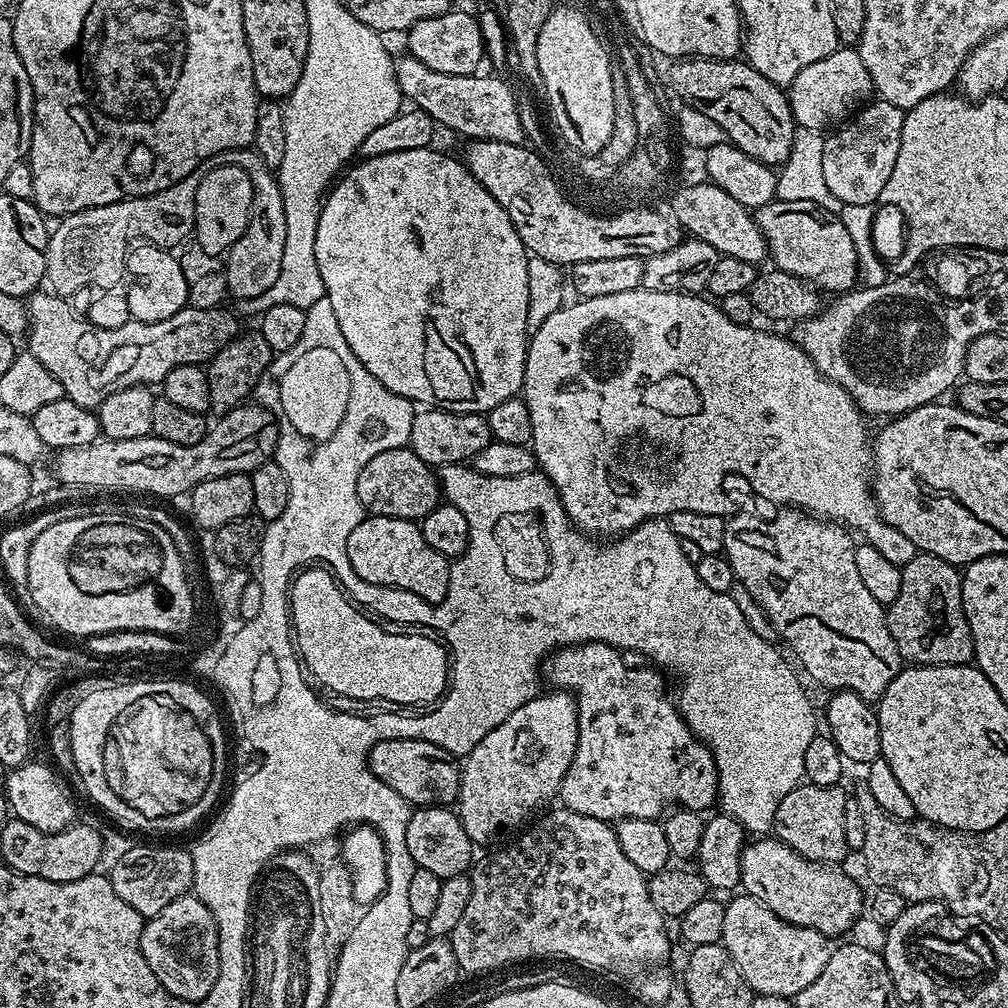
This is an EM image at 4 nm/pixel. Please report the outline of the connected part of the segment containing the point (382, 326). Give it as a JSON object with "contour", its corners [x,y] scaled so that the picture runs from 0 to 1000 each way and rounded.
{"contour":[[[426,145],[415,149],[395,149],[391,153],[379,153],[366,159],[358,158],[356,160],[357,163],[350,162],[332,182],[331,188],[324,193],[318,205],[317,215],[315,216],[315,237],[312,239],[312,252],[315,252],[315,268],[319,268],[319,280],[321,281],[323,297],[331,304],[335,321],[339,323],[339,331],[343,331],[343,339],[347,339],[347,347],[351,347],[355,359],[359,359],[359,363],[363,363],[363,367],[367,367],[367,371],[371,371],[371,375],[375,375],[375,379],[379,379],[379,383],[383,383],[383,387],[408,397],[410,402],[413,403],[439,405],[441,409],[474,409],[483,411],[498,399],[515,394],[520,384],[522,351],[524,350],[524,339],[526,336],[526,328],[523,323],[523,304],[526,296],[523,264],[526,251],[520,245],[518,236],[514,236],[514,228],[510,228],[510,220],[506,220],[506,212],[502,212],[502,208],[498,204],[494,204],[492,197],[472,180],[463,162],[456,160],[455,163],[450,156],[443,155],[440,151],[432,151],[431,148],[432,146]]]}

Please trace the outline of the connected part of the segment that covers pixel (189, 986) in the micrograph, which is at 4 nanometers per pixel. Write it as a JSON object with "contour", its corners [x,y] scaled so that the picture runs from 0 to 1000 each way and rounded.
{"contour":[[[192,887],[169,895],[165,903],[144,916],[139,941],[157,974],[170,988],[200,994],[208,986],[218,961],[218,932],[212,907]]]}

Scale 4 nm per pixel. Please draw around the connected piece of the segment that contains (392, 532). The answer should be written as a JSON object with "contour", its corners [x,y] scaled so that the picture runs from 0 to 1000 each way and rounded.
{"contour":[[[362,511],[361,516],[347,526],[343,550],[351,569],[358,575],[380,583],[415,589],[427,599],[435,599],[442,593],[446,581],[445,553],[435,550],[435,546],[419,534],[416,519],[386,512]]]}

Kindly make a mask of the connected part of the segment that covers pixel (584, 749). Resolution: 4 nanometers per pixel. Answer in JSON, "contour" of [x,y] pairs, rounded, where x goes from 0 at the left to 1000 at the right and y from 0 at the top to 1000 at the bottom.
{"contour":[[[584,635],[582,639],[554,643],[539,657],[539,674],[543,678],[545,675],[549,684],[566,687],[573,704],[573,740],[565,764],[562,764],[562,772],[558,772],[555,797],[569,808],[604,815],[621,812],[655,813],[670,802],[697,807],[698,802],[711,797],[714,788],[706,745],[687,729],[683,717],[675,711],[672,695],[663,691],[656,668],[647,661],[626,663],[618,653],[616,644]]]}

